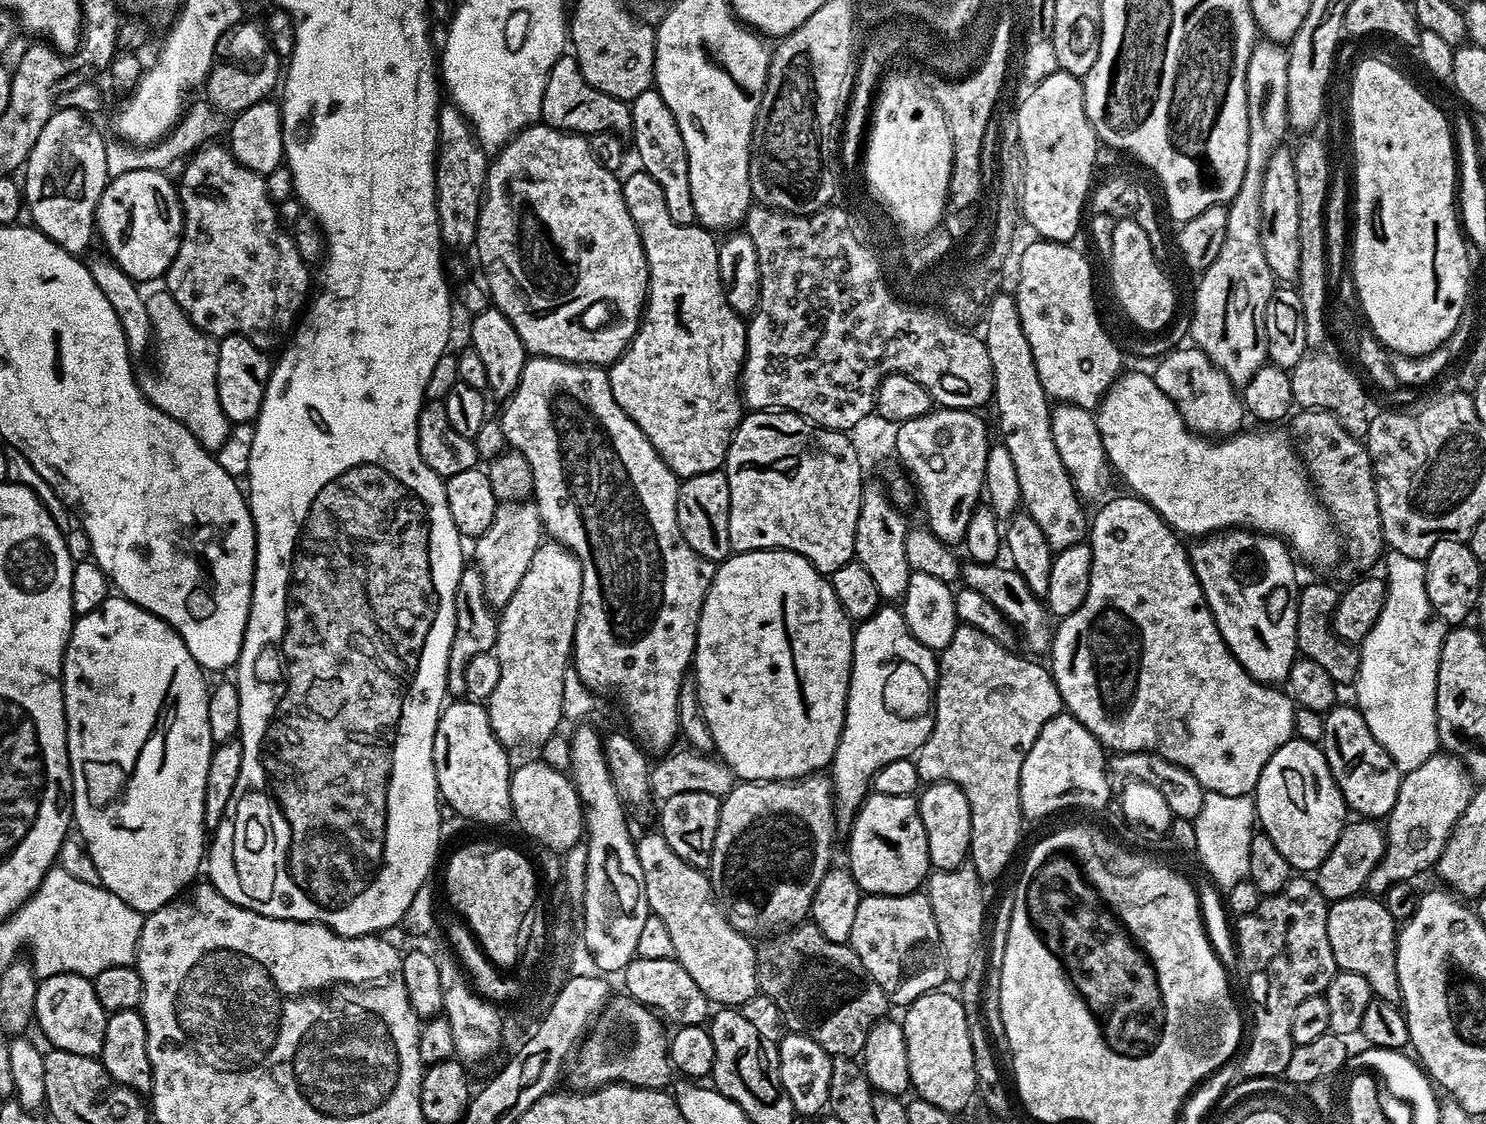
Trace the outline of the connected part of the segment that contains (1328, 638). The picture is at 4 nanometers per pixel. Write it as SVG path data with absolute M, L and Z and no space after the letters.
M1308 584L1299 589L1296 605L1298 618L1296 619L1296 647L1299 655L1306 660L1318 662L1326 674L1330 674L1337 686L1355 685L1356 675L1360 669L1360 654L1353 645L1347 644L1336 636L1332 629L1332 615L1340 601L1340 592L1332 589L1328 584Z

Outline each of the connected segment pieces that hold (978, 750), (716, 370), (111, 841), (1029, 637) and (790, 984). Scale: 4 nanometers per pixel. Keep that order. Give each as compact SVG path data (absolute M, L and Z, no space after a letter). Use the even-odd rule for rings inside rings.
M957 623L950 644L938 656L936 710L932 717L932 729L926 738L926 742L914 757L921 781L928 784L937 784L939 780L945 780L954 786L958 786L962 790L962 794L966 794L966 802L970 802L970 850L968 854L972 868L980 875L981 880L985 882L998 879L1007 870L1008 863L1011 862L1012 855L1015 854L1016 847L1020 844L1020 831L1023 830L1024 824L1026 825L1026 817L1020 801L1022 762L1026 762L1026 754L1030 754L1030 746L1034 746L1042 726L1046 726L1046 722L1050 722L1050 718L1061 715L1064 708L1064 703L1058 694L1058 686L1054 682L1051 671L1045 665L1043 668L1042 665L1035 664L1032 660L1027 660L1027 658L1032 659L1027 655L1024 656L1015 656L1012 650L1009 650L1005 645L994 642L994 638L982 634L982 630L971 628L968 624Z
M643 170L623 177L624 201L634 218L634 226L648 263L648 294L642 319L632 341L607 369L614 402L626 410L638 430L654 446L666 466L678 478L687 478L723 469L728 447L746 408L742 403L740 374L744 371L744 351L748 345L745 321L726 302L722 278L718 274L718 240L709 229L695 224L679 224L666 211L662 186Z
M112 594L102 602L102 606L90 610L90 614L75 617L72 633L64 651L63 678L68 757L72 763L72 819L75 831L80 831L79 839L97 866L103 887L108 888L118 898L122 898L122 902L126 902L134 910L145 914L153 912L166 906L185 891L197 879L196 871L199 868L201 871L206 860L206 770L210 770L210 758L214 747L210 734L209 677L190 654L186 642L166 621L142 606L124 599L123 596Z
M1000 562L995 564L965 563L962 568L963 587L978 590L982 598L990 598L990 602L994 602L994 606L998 606L998 610L1002 610L1004 617L1018 629L1019 639L1022 644L1024 640L1029 653L1047 653L1052 647L1053 629L1050 624L1048 628L1050 613L1045 601L1036 596L1034 590L1030 590L1030 586L1026 586L1026 578L1022 578L1022 574L1018 574L1015 568L1011 566L1003 568L1002 565L1003 563Z
M811 922L787 929L782 938L768 943L772 942L765 948L756 948L756 982L763 995L774 998L787 1027L799 1029L804 1035L814 1038L814 1042L818 1042L818 1046L822 1046L822 1050L829 1052L832 1057L855 1057L863 1053L866 1034L878 1021L889 1015L890 1001L882 986L870 978L866 966L862 966L862 958L858 958L851 943L830 942L830 938L826 938L822 930L818 930L818 926Z

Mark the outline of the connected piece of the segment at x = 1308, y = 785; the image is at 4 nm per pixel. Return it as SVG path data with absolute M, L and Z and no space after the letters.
M1297 738L1287 740L1272 755L1270 762L1266 762L1256 783L1254 799L1259 827L1268 835L1270 842L1274 842L1274 846L1278 846L1282 858L1286 858L1286 862L1290 862L1292 869L1300 874L1315 873L1316 869L1322 866L1322 862L1326 860L1330 850L1334 850L1334 842L1338 842L1350 816L1348 803L1342 798L1342 794L1330 774L1330 766L1324 757L1323 747L1319 743Z

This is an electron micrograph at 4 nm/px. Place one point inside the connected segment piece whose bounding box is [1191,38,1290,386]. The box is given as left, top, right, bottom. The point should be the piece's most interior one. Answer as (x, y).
(1228, 325)

